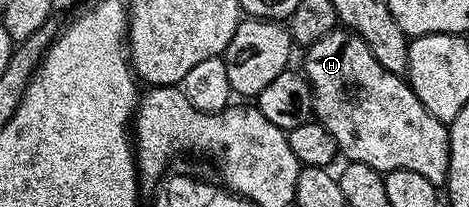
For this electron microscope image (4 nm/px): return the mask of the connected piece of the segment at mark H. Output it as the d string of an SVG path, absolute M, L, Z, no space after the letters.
M338 26L307 47L304 54L304 75L314 93L313 115L326 127L328 134L332 134L339 153L347 156L347 161L372 166L383 174L392 170L412 170L416 174L424 174L424 178L435 186L445 185L450 169L449 127L424 110L420 98L416 98L409 83L399 73L384 70L384 66L376 62L364 38Z

